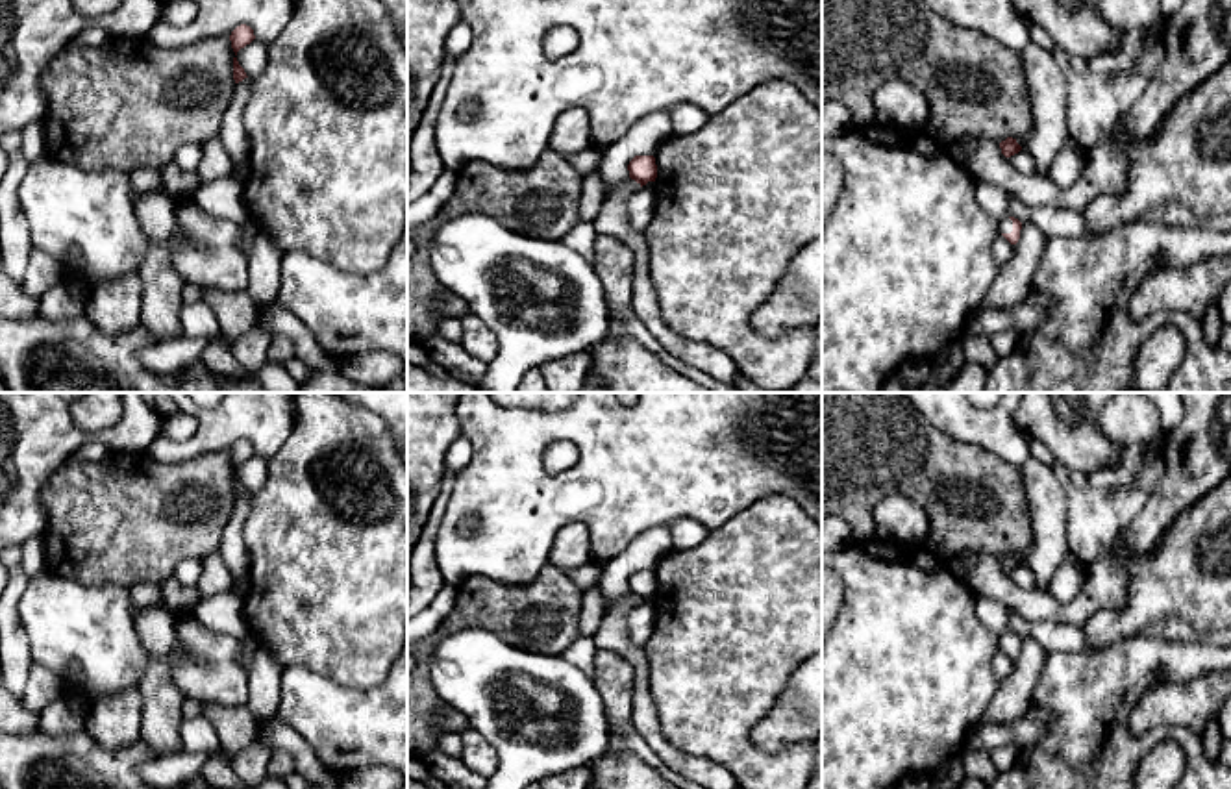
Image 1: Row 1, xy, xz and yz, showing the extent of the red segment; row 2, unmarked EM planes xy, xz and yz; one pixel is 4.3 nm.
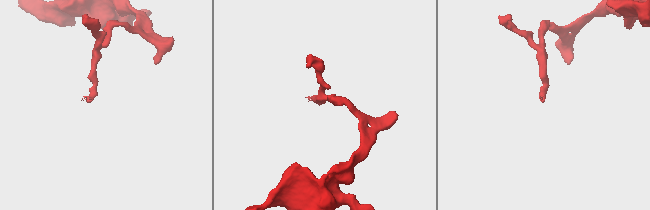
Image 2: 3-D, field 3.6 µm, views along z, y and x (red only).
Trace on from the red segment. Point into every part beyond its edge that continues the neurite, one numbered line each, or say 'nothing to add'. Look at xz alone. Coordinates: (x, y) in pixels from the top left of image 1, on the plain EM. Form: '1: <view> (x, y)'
nothing to add

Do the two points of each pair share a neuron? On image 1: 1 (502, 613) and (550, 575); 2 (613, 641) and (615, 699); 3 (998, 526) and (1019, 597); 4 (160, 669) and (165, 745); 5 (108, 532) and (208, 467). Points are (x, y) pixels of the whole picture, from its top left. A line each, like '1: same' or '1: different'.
1: same
2: different
3: different
4: same
5: same

